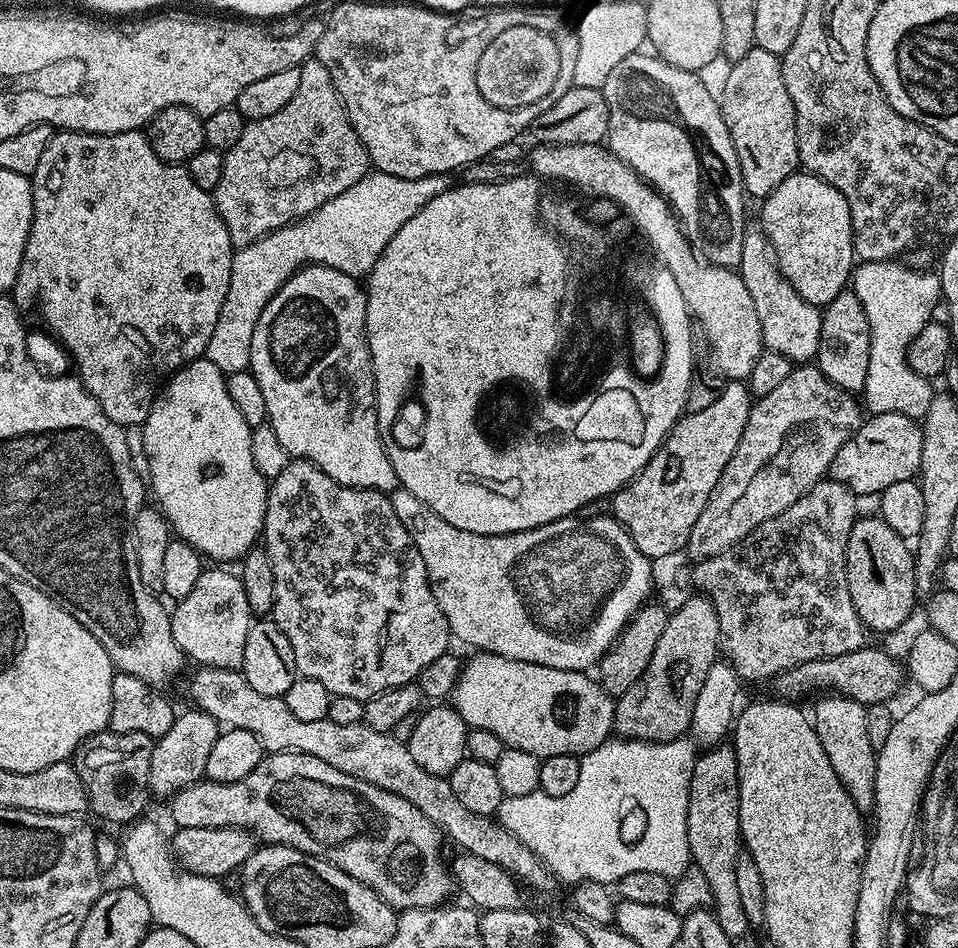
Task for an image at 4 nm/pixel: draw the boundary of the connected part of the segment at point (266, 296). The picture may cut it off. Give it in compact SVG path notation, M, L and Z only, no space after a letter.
M375 170L369 171L350 190L342 190L338 198L330 198L318 210L311 212L309 216L303 216L284 228L274 230L266 234L262 239L247 244L239 249L232 257L232 269L230 270L230 290L226 290L226 302L222 302L222 314L218 314L218 322L214 325L214 334L210 334L210 342L206 346L204 356L222 373L243 372L250 365L250 346L254 338L254 326L258 326L258 318L262 310L274 298L278 289L301 268L310 264L325 264L334 270L342 270L342 274L350 274L357 278L367 278L374 270L382 250L430 202L430 198L438 198L438 194L445 192L450 186L447 175L423 176L422 178L398 178L394 174L386 174Z

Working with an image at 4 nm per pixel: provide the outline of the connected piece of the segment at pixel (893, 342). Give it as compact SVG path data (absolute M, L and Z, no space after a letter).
M865 260L855 265L850 288L862 302L870 322L870 362L862 393L867 411L897 412L920 422L926 410L930 410L934 388L928 385L929 377L919 376L908 365L908 344L933 319L932 311L942 297L940 277L935 271L920 272L924 270L907 267L890 260Z

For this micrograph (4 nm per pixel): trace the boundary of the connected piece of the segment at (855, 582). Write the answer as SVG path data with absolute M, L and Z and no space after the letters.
M875 515L857 519L850 530L848 549L844 555L844 568L848 572L848 589L854 610L865 629L892 632L912 616L916 608L916 558L909 541L898 535L886 522Z

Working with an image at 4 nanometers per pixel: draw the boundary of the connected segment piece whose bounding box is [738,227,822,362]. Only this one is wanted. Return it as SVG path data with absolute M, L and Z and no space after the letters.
M749 227L745 231L738 271L742 282L746 282L746 290L750 290L754 310L758 310L765 349L782 354L794 362L815 361L822 334L821 309L802 299L798 290L794 290L794 286L790 286L790 282L786 282L786 278L780 275L768 238L759 227Z

